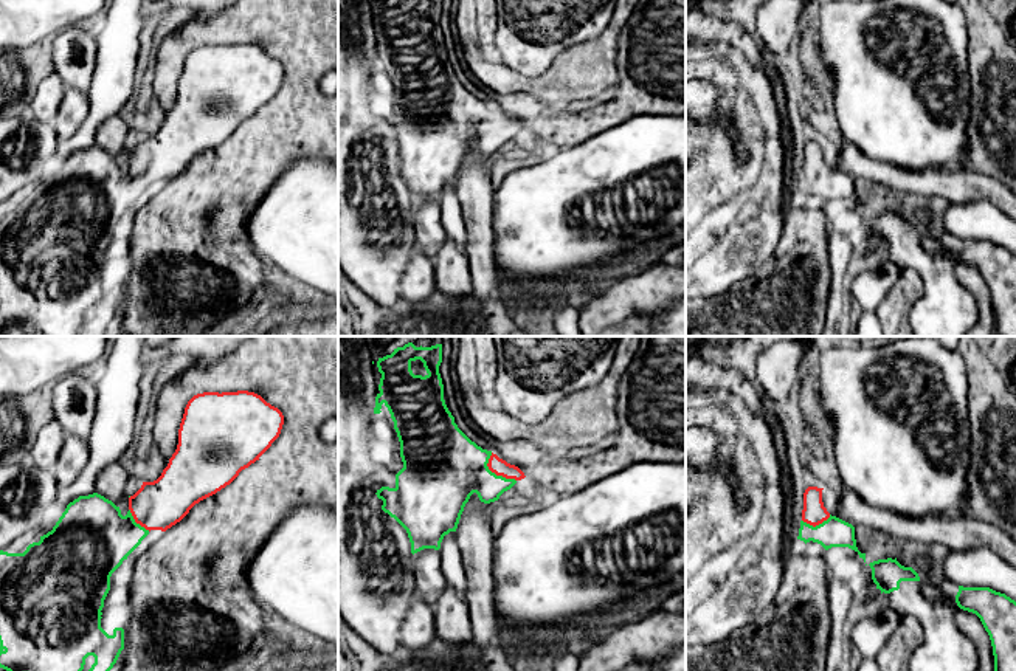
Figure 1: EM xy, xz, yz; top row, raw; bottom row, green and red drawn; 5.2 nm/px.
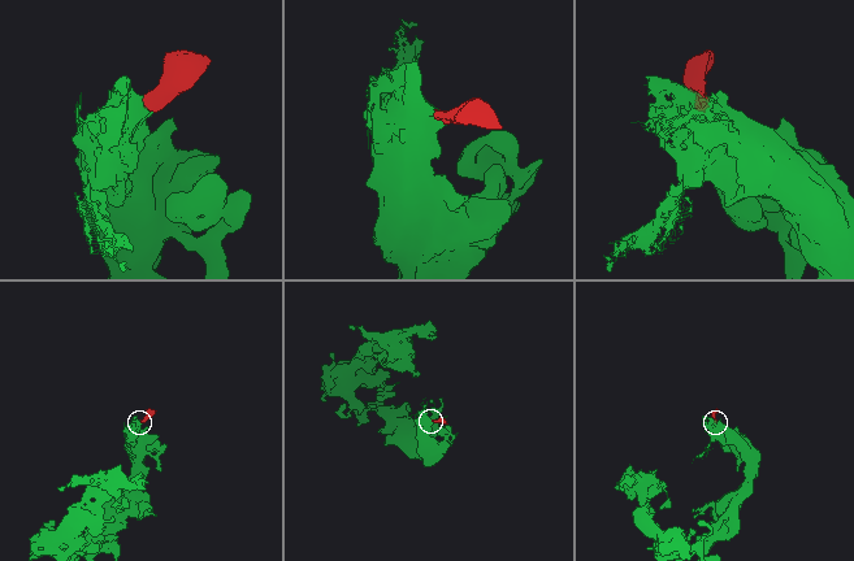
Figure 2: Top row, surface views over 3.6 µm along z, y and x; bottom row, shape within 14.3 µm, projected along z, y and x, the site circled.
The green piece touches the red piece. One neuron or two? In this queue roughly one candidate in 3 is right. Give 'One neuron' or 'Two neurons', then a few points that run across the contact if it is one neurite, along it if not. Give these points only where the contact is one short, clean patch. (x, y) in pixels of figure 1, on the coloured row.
One neuron. Line: xz (445, 468), (470, 468), (494, 473), (497, 465)

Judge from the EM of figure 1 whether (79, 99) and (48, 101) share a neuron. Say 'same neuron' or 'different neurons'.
same neuron

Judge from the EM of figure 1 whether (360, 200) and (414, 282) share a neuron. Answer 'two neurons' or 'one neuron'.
one neuron

